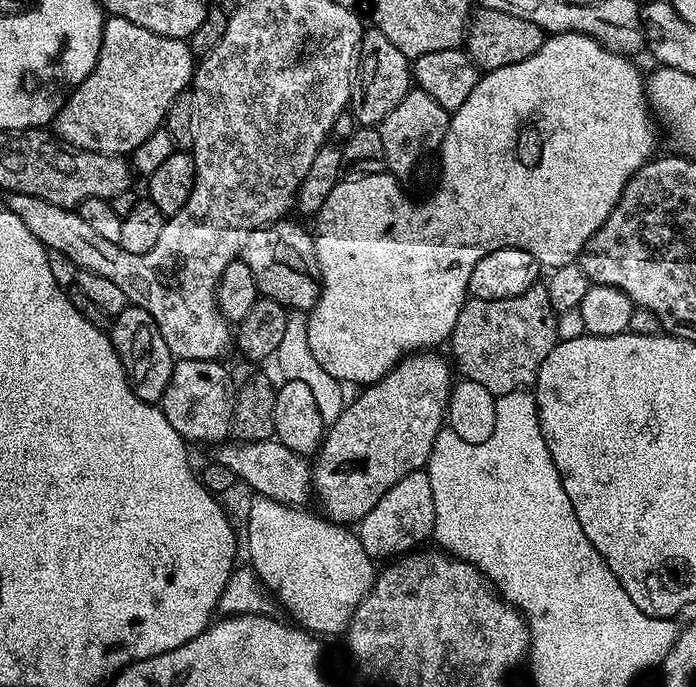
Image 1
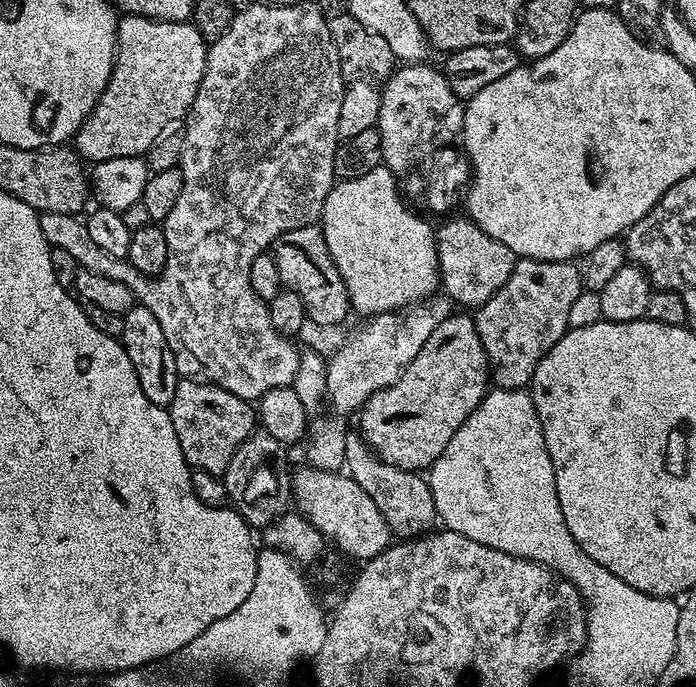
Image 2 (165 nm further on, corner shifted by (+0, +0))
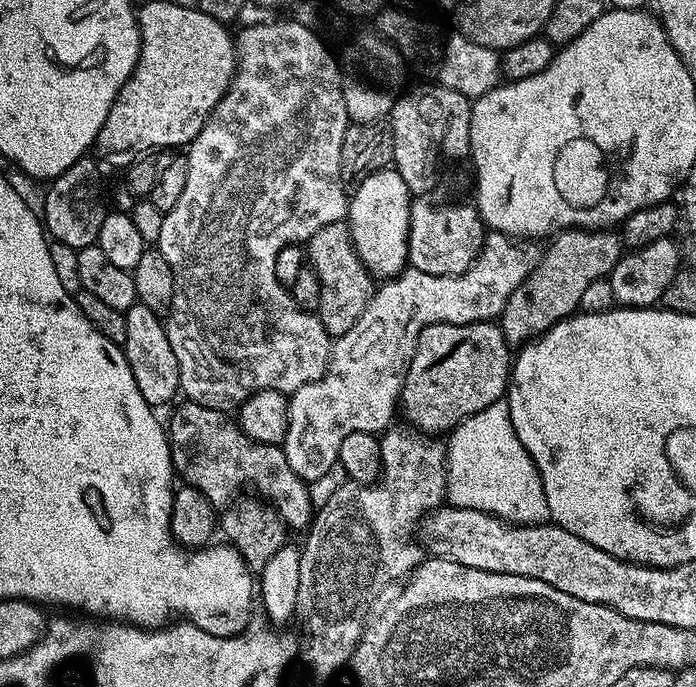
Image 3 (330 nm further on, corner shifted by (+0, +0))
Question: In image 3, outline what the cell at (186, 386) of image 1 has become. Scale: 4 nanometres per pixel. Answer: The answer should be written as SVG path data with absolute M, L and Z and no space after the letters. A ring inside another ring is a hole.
M177 403L171 409L166 425L168 438L174 449L172 467L175 475L179 479L181 476L180 480L185 485L204 494L216 510L228 508L249 484L256 488L254 492L257 497L270 502L289 529L307 529L314 515L308 484L298 474L294 474L283 447L251 440L229 413L201 404L183 403Z

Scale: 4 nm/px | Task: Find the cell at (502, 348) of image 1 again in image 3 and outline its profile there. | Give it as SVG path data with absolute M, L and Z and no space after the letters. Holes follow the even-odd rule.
M569 228L551 237L548 249L532 265L532 271L510 294L498 323L510 346L523 346L547 328L573 315L582 302L582 294L592 280L612 275L622 255L622 240L612 230Z

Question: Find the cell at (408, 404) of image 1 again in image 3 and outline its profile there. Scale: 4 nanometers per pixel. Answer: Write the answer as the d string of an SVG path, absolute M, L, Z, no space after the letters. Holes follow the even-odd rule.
M499 323L427 324L404 375L398 408L413 429L425 434L444 434L470 414L486 410L490 402L501 399L509 379L510 345L505 342Z

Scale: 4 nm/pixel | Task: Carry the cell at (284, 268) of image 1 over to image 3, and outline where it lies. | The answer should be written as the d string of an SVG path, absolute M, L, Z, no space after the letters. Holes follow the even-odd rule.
M339 220L330 226L322 226L322 230L306 242L306 260L318 274L322 288L318 313L322 326L333 338L346 334L346 330L362 318L362 310L366 310L374 291L374 277L358 258L352 239L348 237L347 223Z

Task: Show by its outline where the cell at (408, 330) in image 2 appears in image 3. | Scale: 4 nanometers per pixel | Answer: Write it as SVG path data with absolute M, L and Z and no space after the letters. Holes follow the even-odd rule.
M489 231L484 238L484 245L481 246L479 254L476 255L476 261L466 269L461 276L431 276L425 272L418 272L415 270L405 270L395 278L388 278L383 281L384 284L375 289L370 298L370 302L366 306L366 310L362 310L362 318L358 318L358 322L354 322L354 326L350 326L350 330L346 330L346 334L335 337L332 345L332 353L328 359L328 368L324 371L324 376L318 378L314 382L304 384L297 392L291 393L288 396L288 422L287 432L284 435L284 443L282 445L286 460L294 474L298 474L300 478L305 480L305 483L312 483L320 476L326 475L328 470L337 463L340 444L344 438L350 433L354 432L370 432L373 434L385 431L389 425L393 423L392 415L397 415L398 401L400 399L400 391L404 385L404 375L408 373L410 362L416 353L418 346L418 338L422 334L422 330L427 324L442 324L445 322L455 322L457 324L478 324L481 322L495 321L502 314L502 310L506 306L506 302L510 298L510 294L514 294L514 290L518 288L520 283L532 271L533 261L528 260L528 256L519 248L519 243L513 242L509 237L505 236L502 232Z

